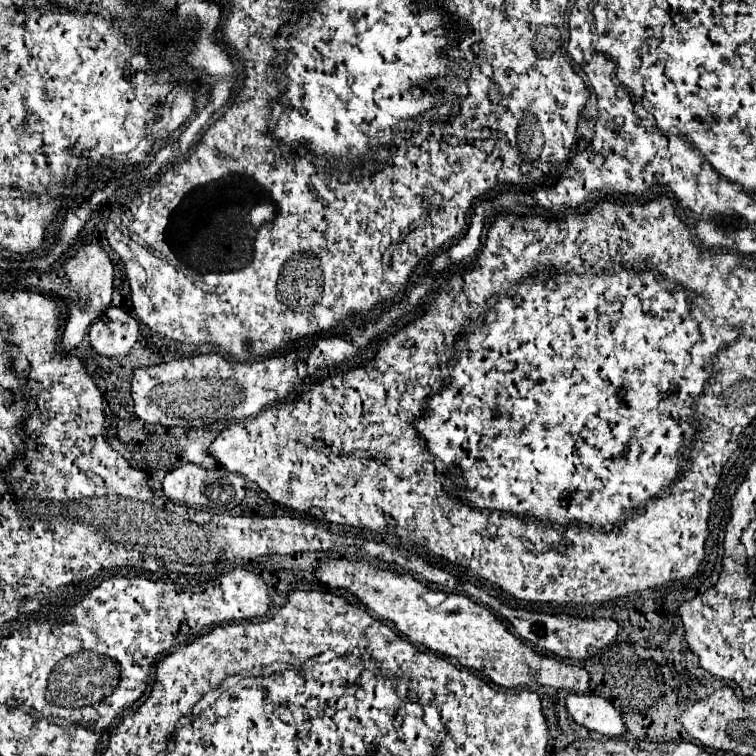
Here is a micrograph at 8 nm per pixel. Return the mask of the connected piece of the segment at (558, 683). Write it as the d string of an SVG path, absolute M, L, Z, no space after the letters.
M324 559L316 569L316 577L330 585L350 591L362 605L368 605L368 611L376 613L378 619L392 621L400 633L410 641L420 643L436 653L456 659L460 665L484 673L492 683L516 689L532 683L568 689L572 693L584 693L590 689L590 673L582 667L568 665L556 657L542 655L514 637L500 619L496 619L488 609L476 605L466 595L448 593L444 603L428 605L424 595L428 587L416 581L412 575L396 575L390 571L376 569L368 563L342 561L342 559Z

